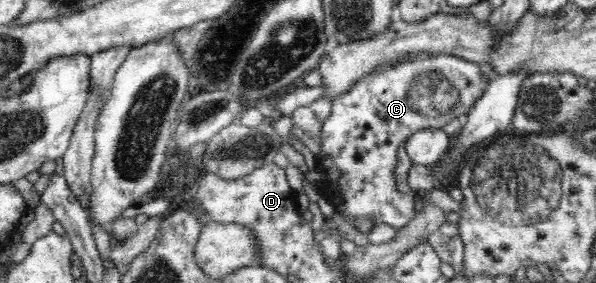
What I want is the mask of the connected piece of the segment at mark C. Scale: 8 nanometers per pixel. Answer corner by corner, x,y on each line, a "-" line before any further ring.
420,55
398,62
372,74
361,77
350,91
333,99
331,114
323,121
321,151
317,156
317,167
312,182
308,185
317,197
335,199
333,210
346,214
356,221
358,218
374,218
375,224
386,224
396,230
406,227
416,215
419,193
400,194
394,178
398,163
398,147
416,131
440,128
450,120
468,115
469,109
482,97
490,79
484,79
480,65
454,55

